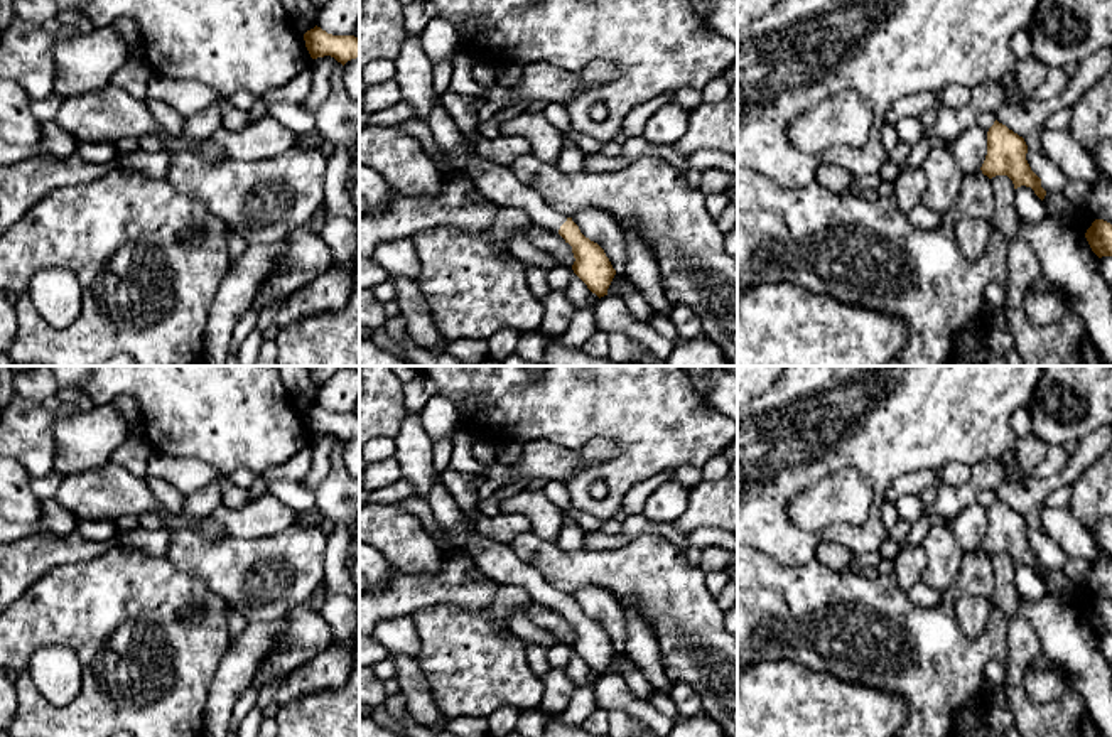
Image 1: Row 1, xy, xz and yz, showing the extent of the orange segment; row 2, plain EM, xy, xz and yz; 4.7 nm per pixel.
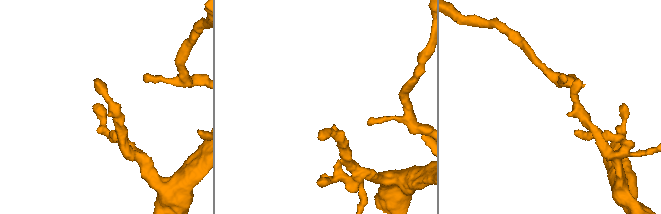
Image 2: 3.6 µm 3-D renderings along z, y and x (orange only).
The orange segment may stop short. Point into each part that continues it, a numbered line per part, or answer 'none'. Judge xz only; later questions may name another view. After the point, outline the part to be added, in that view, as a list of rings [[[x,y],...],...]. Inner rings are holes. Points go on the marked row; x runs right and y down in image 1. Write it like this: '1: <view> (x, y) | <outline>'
1: xz (496, 184) | [[[478,152],[466,155],[464,175],[479,194],[496,207],[515,207],[526,212],[532,221],[545,229],[559,233],[567,216],[545,204],[542,196],[521,184],[510,167],[481,157]]]

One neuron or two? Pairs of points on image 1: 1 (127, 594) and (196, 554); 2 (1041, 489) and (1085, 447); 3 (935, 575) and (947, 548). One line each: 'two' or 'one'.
1: two
2: one
3: one

